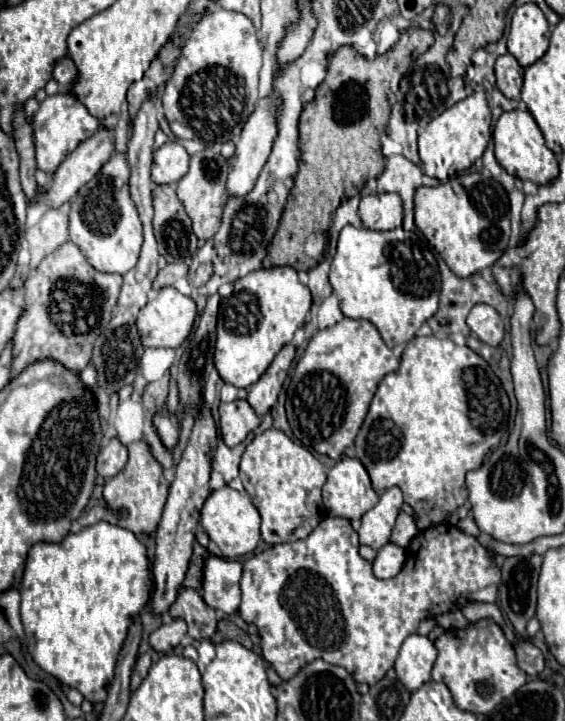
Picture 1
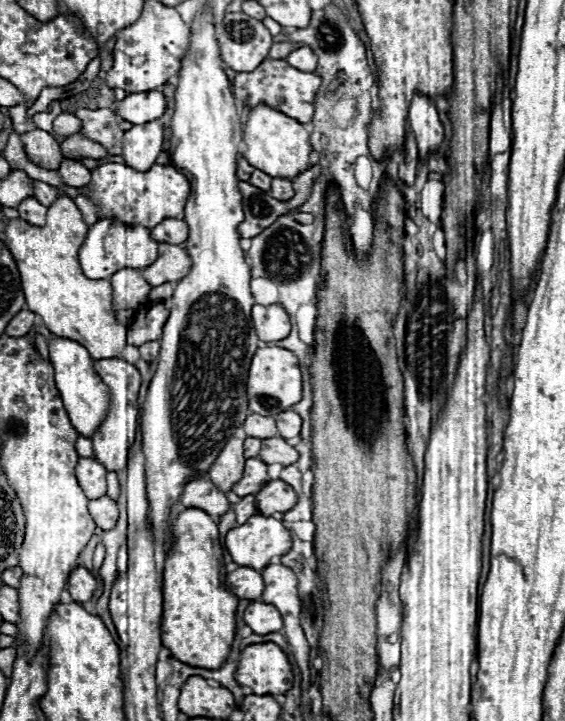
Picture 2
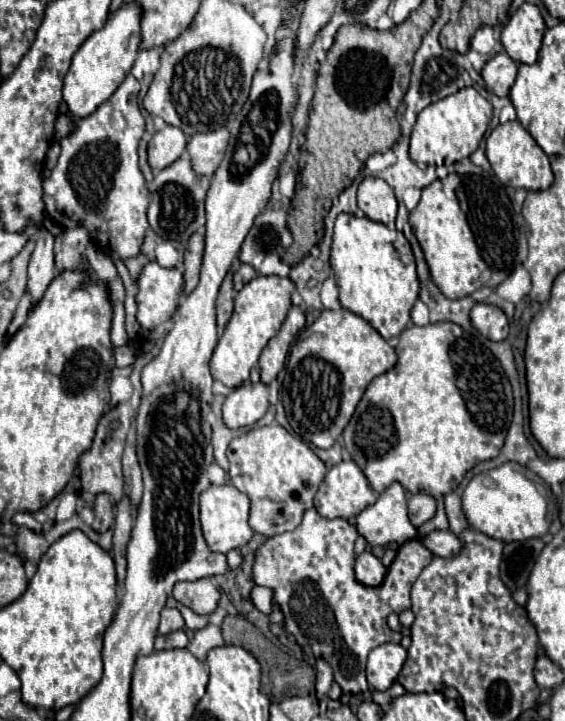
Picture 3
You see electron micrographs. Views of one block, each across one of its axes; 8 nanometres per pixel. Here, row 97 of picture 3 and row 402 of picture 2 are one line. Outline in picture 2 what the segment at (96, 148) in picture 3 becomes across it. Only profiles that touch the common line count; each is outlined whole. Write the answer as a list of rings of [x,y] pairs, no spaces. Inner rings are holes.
[[[104,358],[104,360],[94,360],[94,370],[98,372],[98,376],[104,380],[104,384],[108,384],[112,398],[110,398],[110,410],[106,420],[102,422],[102,426],[98,428],[98,432],[92,436],[94,442],[94,452],[96,452],[96,460],[100,460],[100,464],[106,466],[108,472],[120,472],[126,468],[126,458],[128,458],[128,450],[136,438],[136,430],[138,430],[138,390],[140,390],[140,372],[136,370],[136,366],[128,364],[126,360],[118,360],[118,358]]]

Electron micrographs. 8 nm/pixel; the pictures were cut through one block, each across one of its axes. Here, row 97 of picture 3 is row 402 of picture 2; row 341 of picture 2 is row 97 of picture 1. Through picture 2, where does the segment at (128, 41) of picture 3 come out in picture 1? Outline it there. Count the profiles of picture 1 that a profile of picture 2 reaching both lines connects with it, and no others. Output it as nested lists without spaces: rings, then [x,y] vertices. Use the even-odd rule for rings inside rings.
[[[62,92],[56,96],[48,96],[38,112],[34,114],[32,126],[34,126],[34,144],[36,144],[36,160],[38,160],[38,170],[46,172],[46,174],[54,174],[56,166],[60,166],[60,162],[64,162],[64,158],[86,138],[90,138],[94,134],[94,130],[98,128],[98,120],[94,116],[88,114],[86,106],[76,100],[72,94]]]

